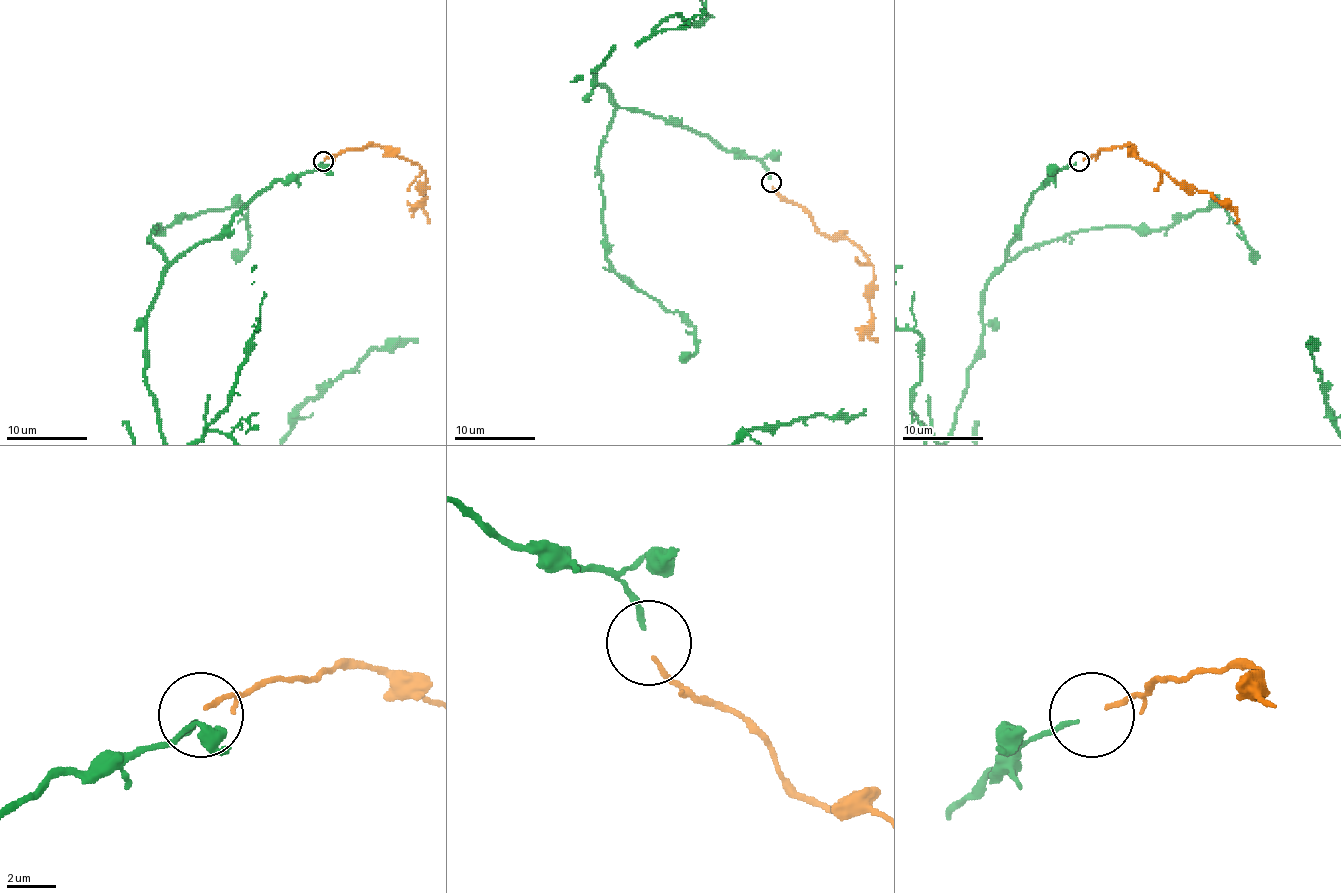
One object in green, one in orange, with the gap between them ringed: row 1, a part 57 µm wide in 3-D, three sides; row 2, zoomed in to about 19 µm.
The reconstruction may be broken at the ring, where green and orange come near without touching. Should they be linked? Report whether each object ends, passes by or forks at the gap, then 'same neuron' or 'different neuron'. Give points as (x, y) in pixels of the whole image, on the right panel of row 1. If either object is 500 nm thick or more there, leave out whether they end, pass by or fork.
green ends; orange ends; same neuron

